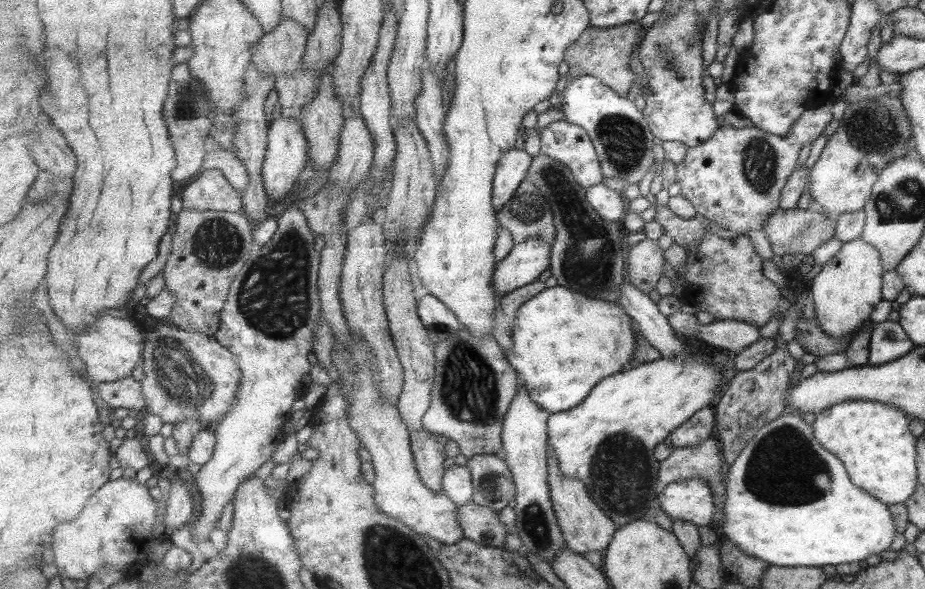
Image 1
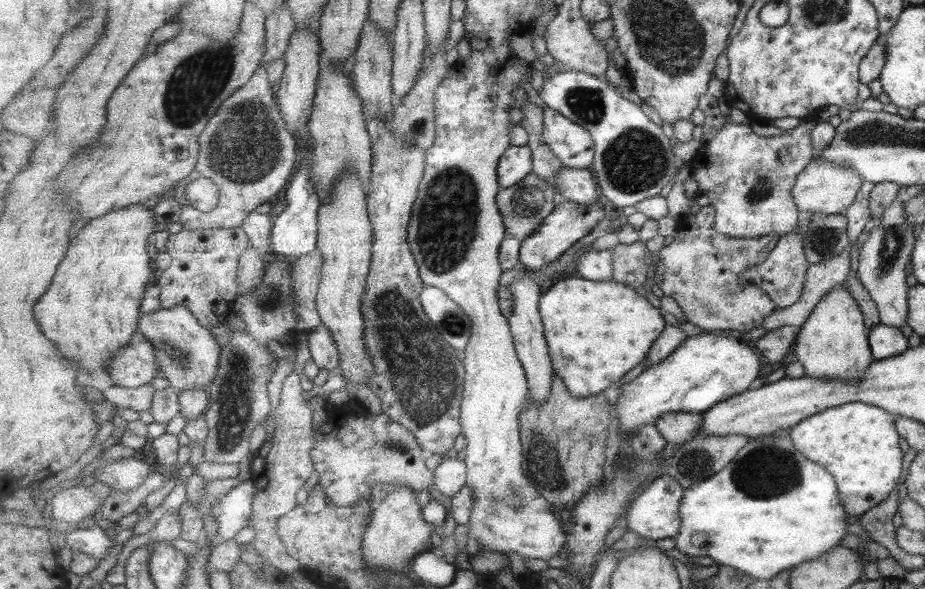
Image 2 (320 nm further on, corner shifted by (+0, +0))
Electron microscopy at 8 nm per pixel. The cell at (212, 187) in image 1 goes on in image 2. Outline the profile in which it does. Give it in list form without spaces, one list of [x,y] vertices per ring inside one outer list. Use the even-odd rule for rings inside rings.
[[[261,68],[250,80],[248,85],[236,90],[229,99],[223,102],[219,112],[200,134],[200,157],[193,173],[181,181],[171,193],[183,207],[180,224],[189,230],[205,230],[206,228],[239,228],[244,225],[245,219],[254,212],[257,206],[265,202],[273,203],[273,196],[277,196],[291,174],[298,168],[297,140],[289,130],[288,123],[283,120],[276,99],[276,86],[269,80],[266,69]],[[207,178],[219,186],[220,203],[211,212],[200,211],[188,203],[187,186],[195,180]]]

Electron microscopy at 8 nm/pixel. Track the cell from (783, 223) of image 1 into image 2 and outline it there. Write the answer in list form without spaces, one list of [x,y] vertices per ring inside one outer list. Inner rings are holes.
[[[811,213],[806,224],[797,226],[807,262],[817,264],[829,260],[844,251],[850,244],[843,213]]]

